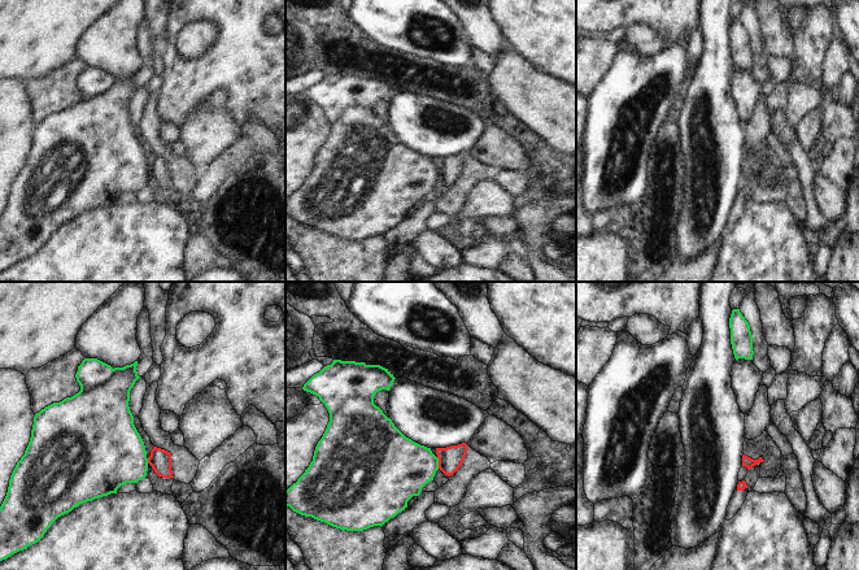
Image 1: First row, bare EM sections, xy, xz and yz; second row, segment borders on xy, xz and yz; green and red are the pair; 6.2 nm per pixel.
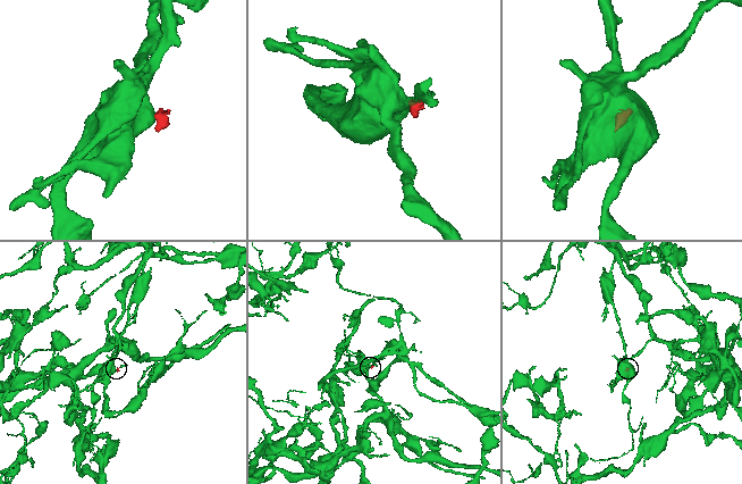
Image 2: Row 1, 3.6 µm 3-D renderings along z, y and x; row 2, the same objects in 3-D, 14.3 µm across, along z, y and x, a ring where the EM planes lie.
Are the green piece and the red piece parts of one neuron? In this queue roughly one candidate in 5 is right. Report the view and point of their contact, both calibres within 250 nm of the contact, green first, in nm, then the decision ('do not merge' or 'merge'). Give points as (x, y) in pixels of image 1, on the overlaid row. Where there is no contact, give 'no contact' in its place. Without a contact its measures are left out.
xz (437, 462) | 380/160 nm | do not merge

